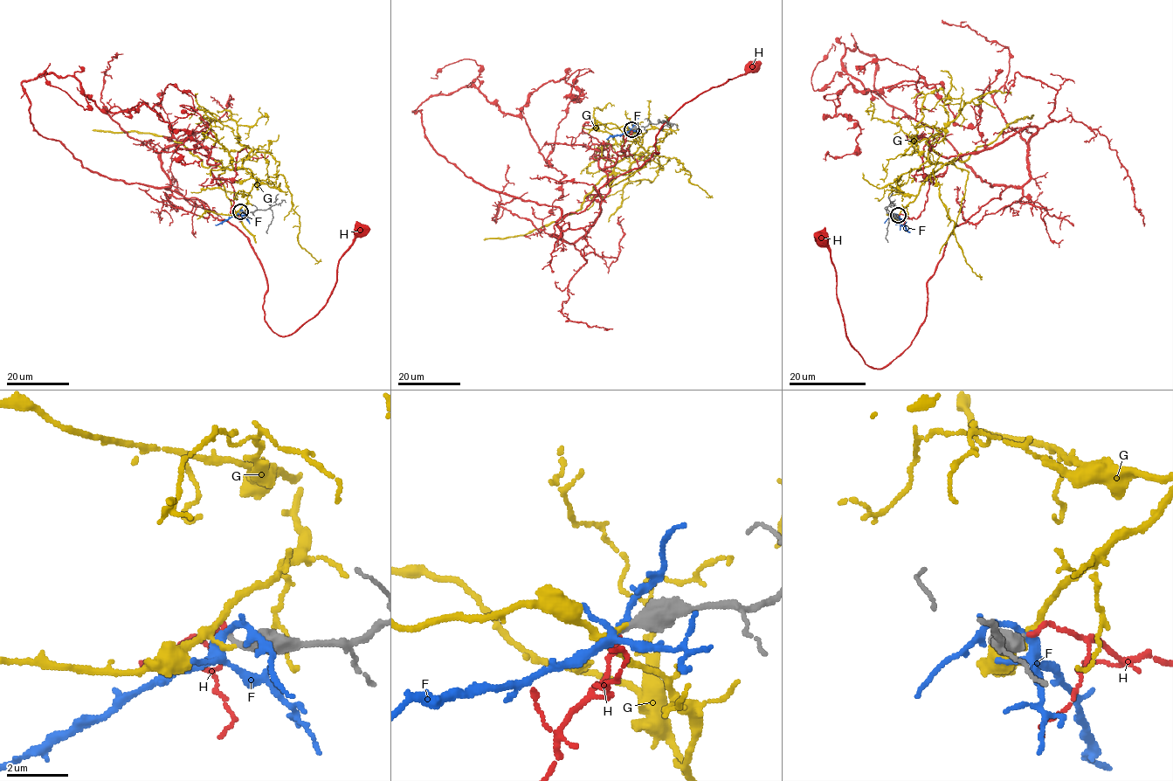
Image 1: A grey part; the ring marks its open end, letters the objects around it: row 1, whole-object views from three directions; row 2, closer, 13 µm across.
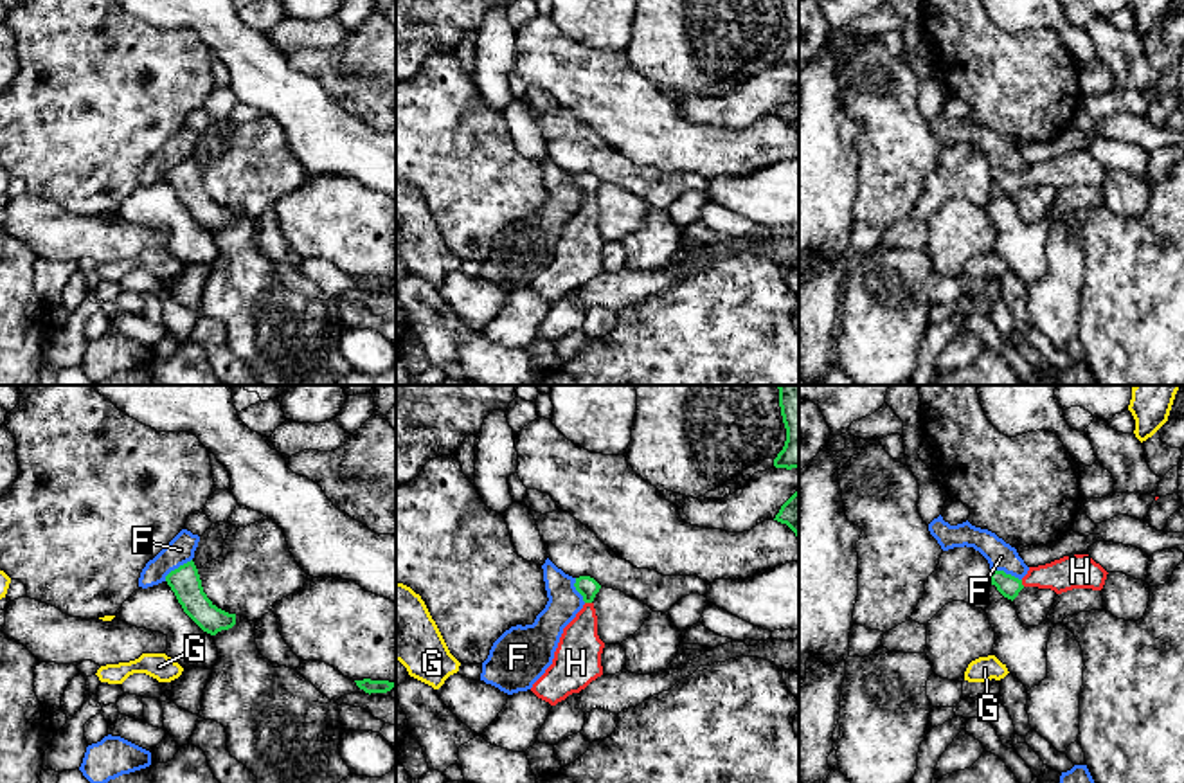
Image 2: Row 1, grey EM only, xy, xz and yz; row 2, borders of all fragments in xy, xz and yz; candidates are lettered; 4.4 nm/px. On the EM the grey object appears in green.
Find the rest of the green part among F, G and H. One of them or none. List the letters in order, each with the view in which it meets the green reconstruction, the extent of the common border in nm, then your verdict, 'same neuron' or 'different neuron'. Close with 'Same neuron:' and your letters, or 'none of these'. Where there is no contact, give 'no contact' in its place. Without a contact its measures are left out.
F: xy | 160 nm | different neuron
G: no contact | different neuron
H: xz | 30 nm | same neuron
Same neuron: H

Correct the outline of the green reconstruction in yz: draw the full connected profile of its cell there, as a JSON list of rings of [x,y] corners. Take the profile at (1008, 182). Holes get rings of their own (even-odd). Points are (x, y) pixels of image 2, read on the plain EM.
[[[1074,151],[1045,162],[1029,164],[1022,176],[1004,167],[991,167],[990,176],[1004,194],[1013,198],[1024,184],[1051,185],[1056,191],[1072,185],[1101,187],[1107,171],[1089,151]]]

